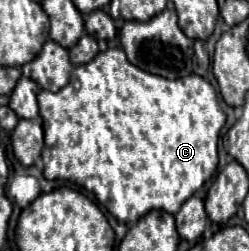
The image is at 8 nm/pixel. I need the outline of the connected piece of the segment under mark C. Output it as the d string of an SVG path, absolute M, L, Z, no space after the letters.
M109 48L107 52L99 52L87 66L77 66L73 70L71 82L61 88L59 92L49 92L49 90L41 90L37 95L39 105L39 116L43 124L44 132L44 148L41 158L44 163L43 176L47 180L69 180L75 182L81 188L85 188L87 192L95 194L95 198L107 208L107 212L111 216L115 216L119 222L123 224L133 224L137 222L141 216L145 216L149 210L163 210L169 214L175 214L181 204L191 198L197 190L203 188L203 184L215 174L217 168L217 142L219 142L219 130L225 124L225 114L219 108L217 102L217 94L213 90L213 86L201 78L201 76L185 76L185 78L177 78L177 80L167 80L161 76L153 76L149 72L143 72L141 68L129 64L129 60L125 58L125 52L121 48Z

